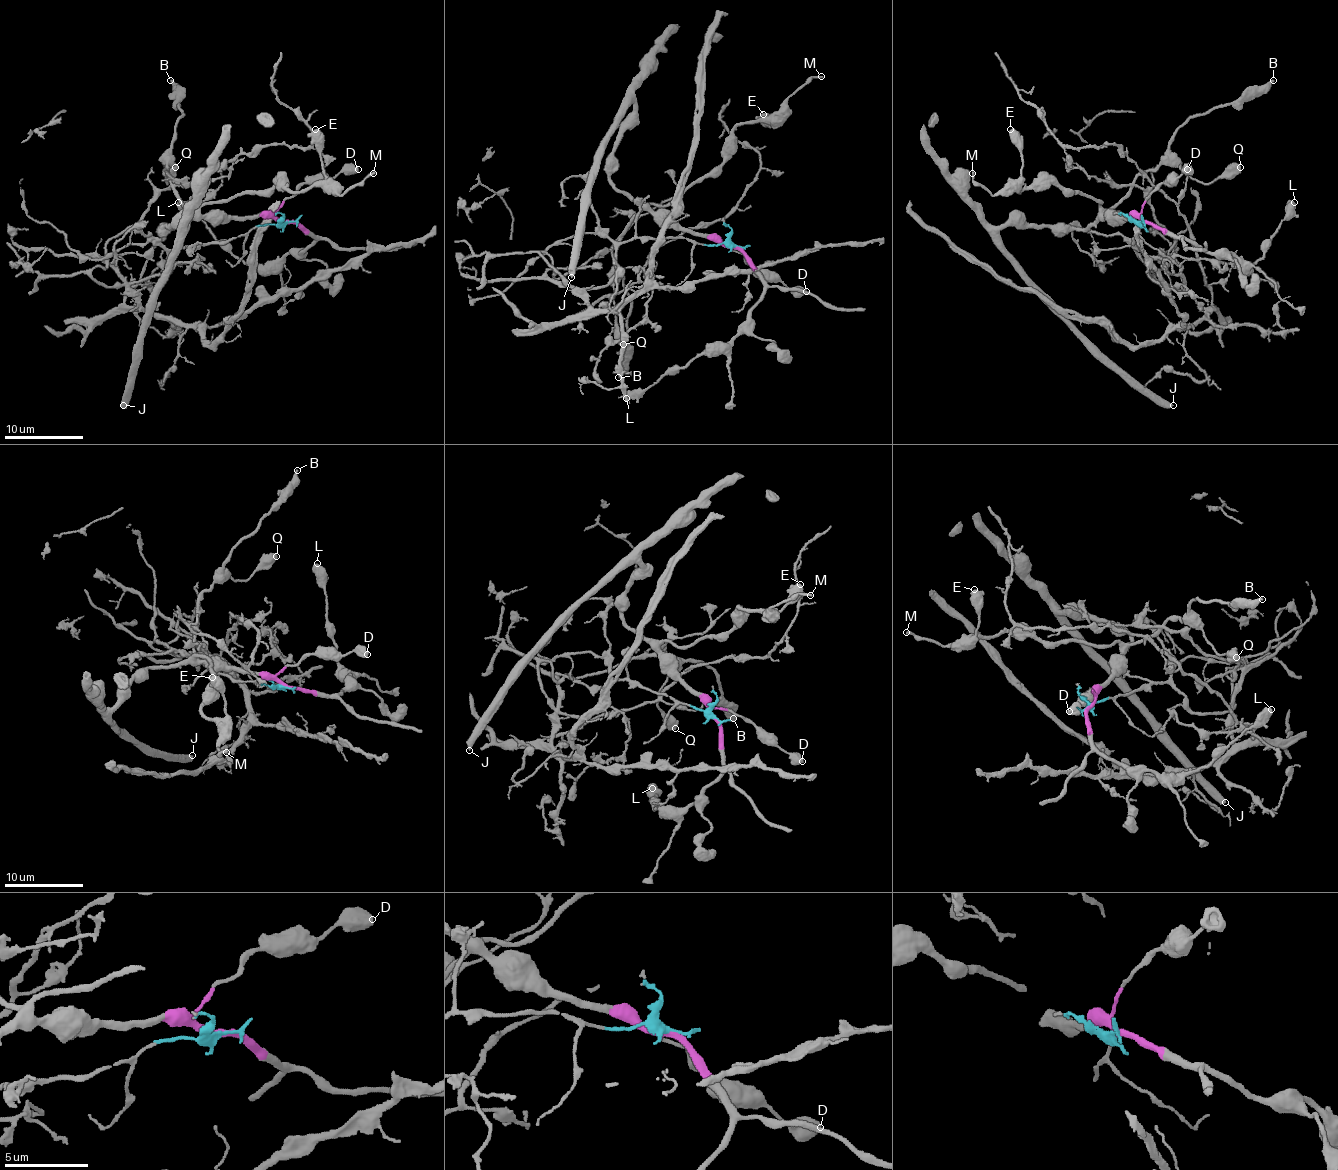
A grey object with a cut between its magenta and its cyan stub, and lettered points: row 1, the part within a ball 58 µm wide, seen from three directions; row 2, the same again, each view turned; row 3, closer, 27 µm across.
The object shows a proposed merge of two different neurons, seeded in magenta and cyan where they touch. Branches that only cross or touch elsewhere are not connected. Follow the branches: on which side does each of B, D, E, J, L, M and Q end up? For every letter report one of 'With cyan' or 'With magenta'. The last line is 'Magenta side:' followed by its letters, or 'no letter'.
B: With magenta
D: With magenta
E: With magenta
J: With magenta
L: With magenta
M: With magenta
Q: With magenta
Magenta side: B, D, E, J, L, M, Q

